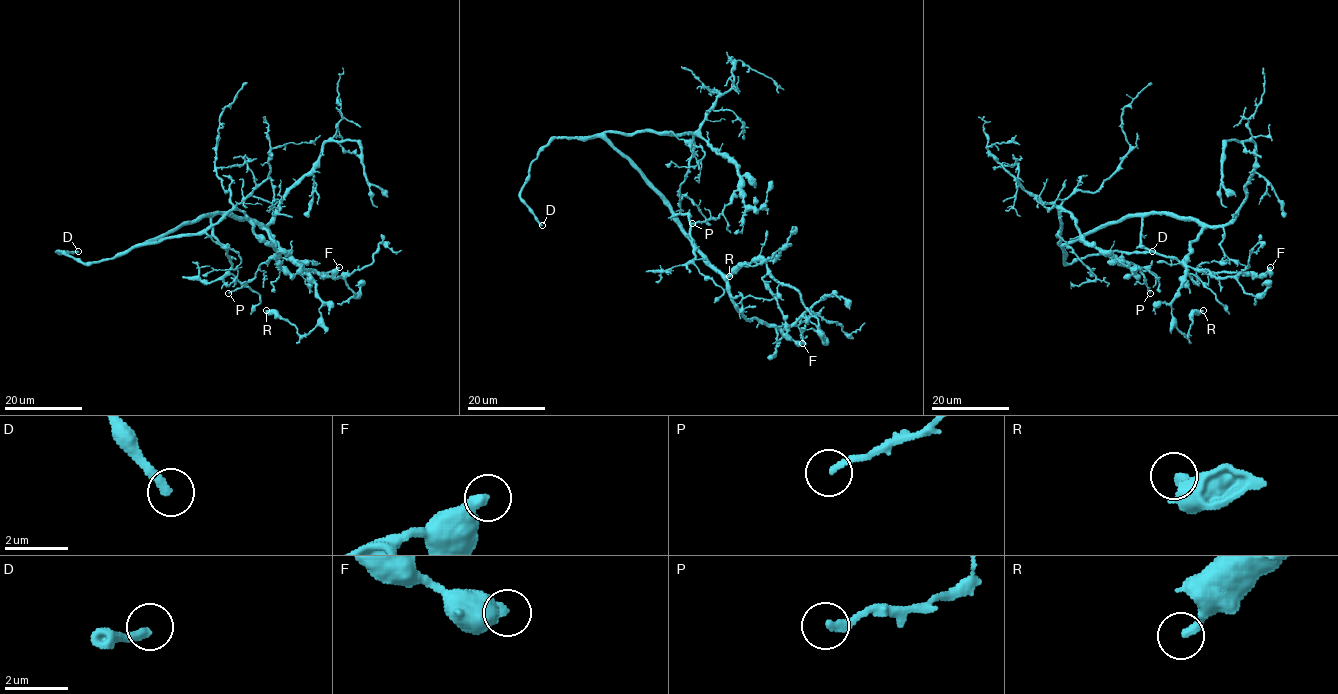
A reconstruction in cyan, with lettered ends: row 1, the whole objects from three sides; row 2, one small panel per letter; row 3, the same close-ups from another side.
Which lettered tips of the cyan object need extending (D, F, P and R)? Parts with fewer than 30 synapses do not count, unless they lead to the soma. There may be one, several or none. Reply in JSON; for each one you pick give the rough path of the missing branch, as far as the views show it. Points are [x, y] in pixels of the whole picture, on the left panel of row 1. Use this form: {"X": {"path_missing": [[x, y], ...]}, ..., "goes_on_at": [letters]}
{"D": {"path_missing": [[78, 251], [87, 255], [115, 250], [120, 216], [113, 215], [113, 197], [111, 235], [137, 264]]}, "goes_on_at": ["D"]}

